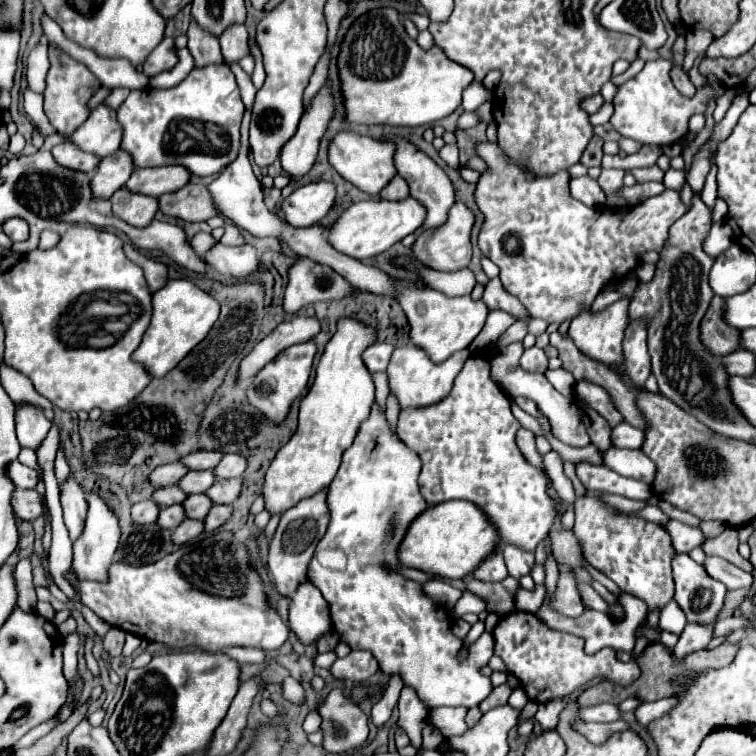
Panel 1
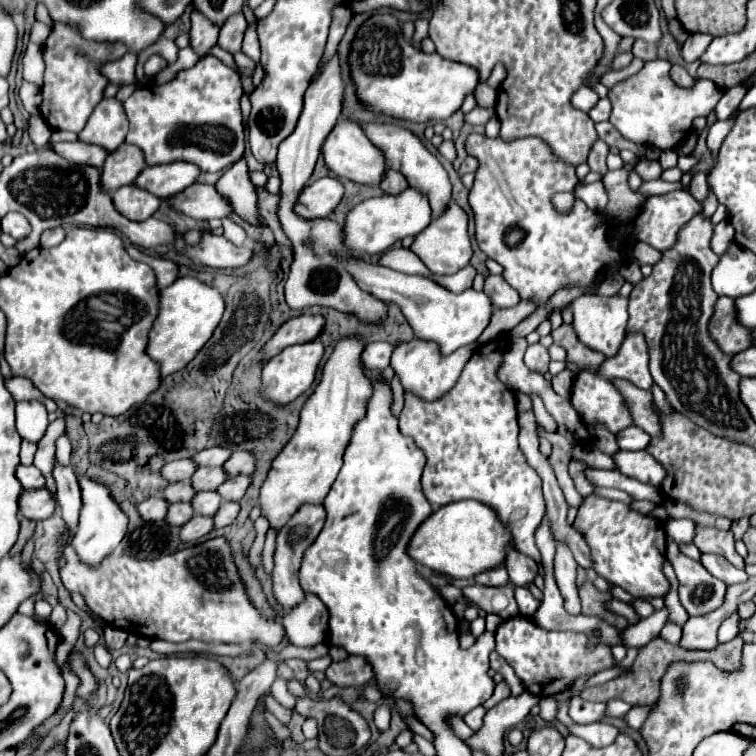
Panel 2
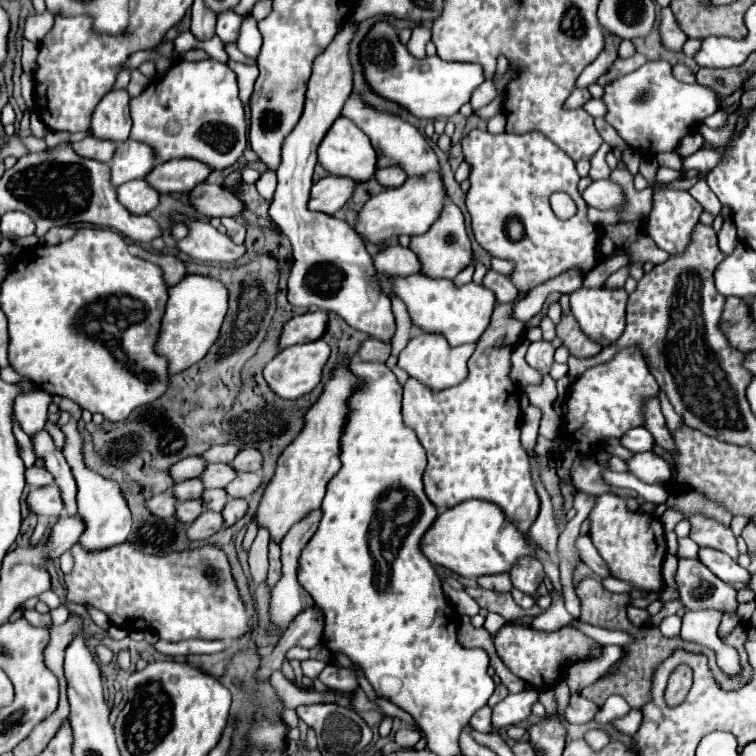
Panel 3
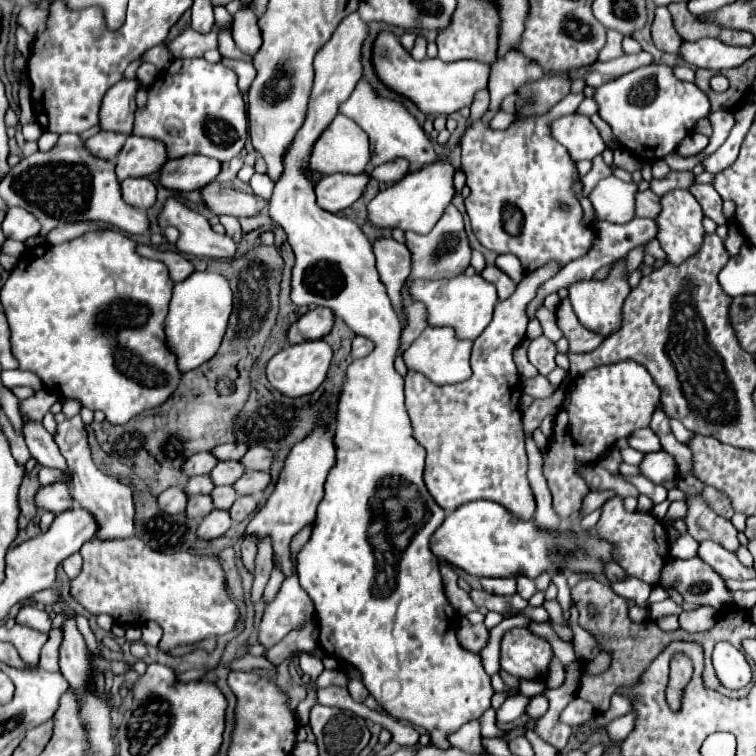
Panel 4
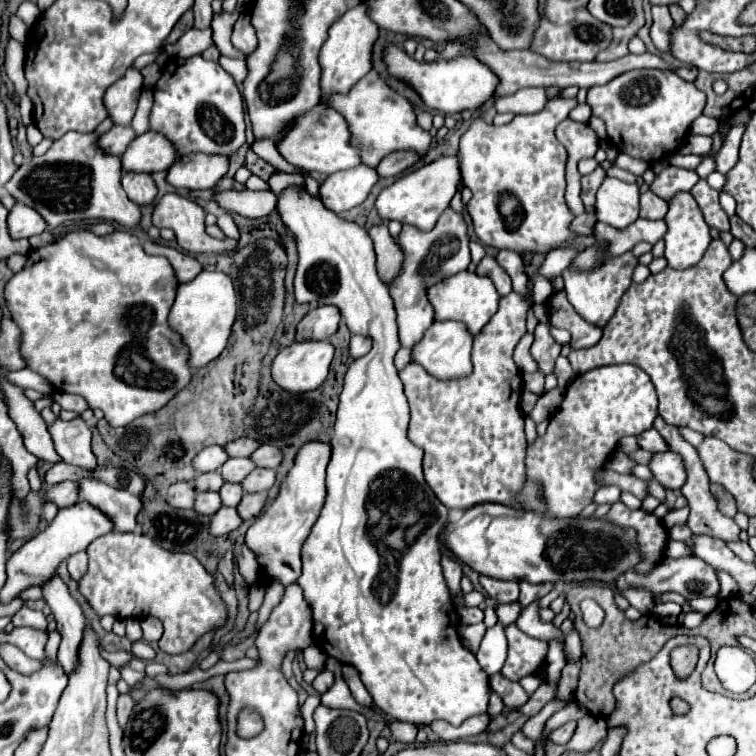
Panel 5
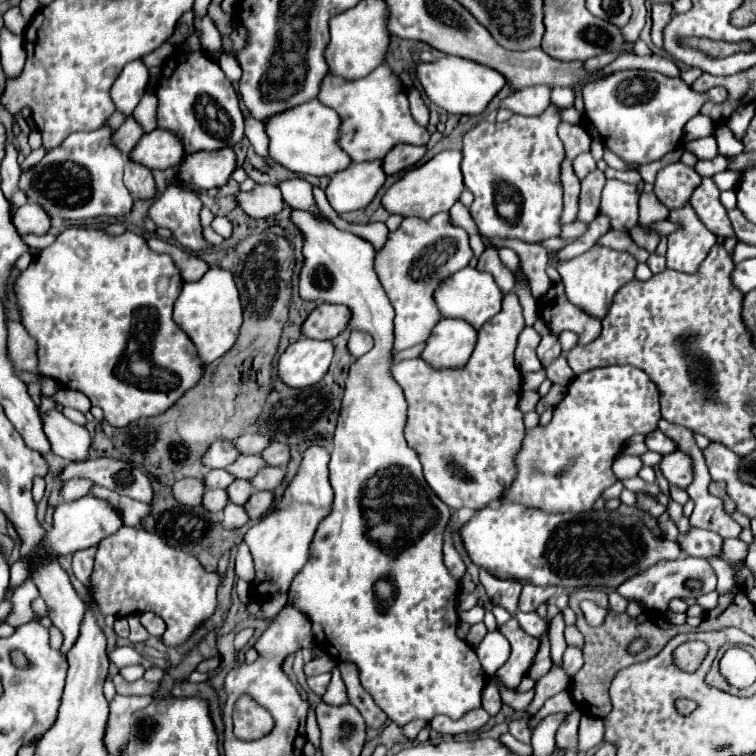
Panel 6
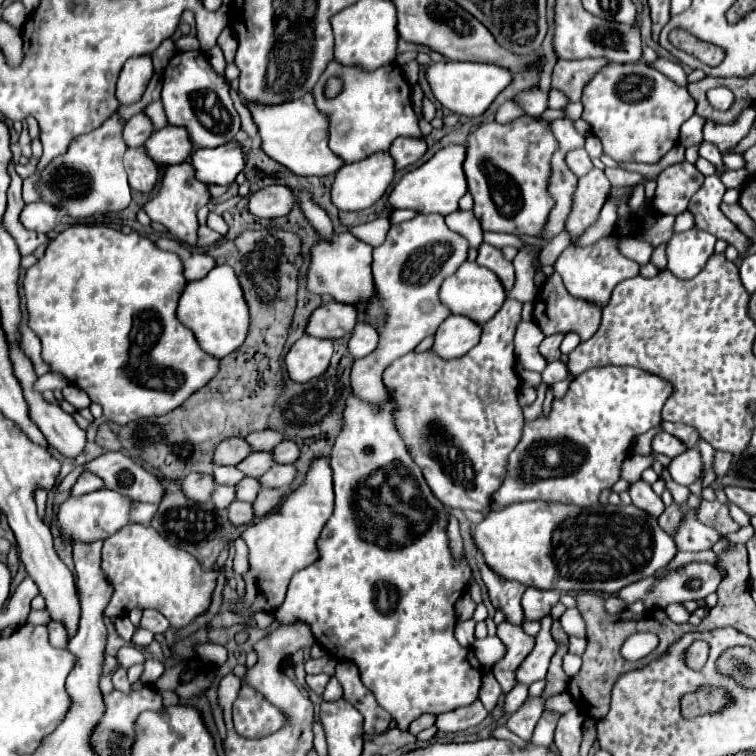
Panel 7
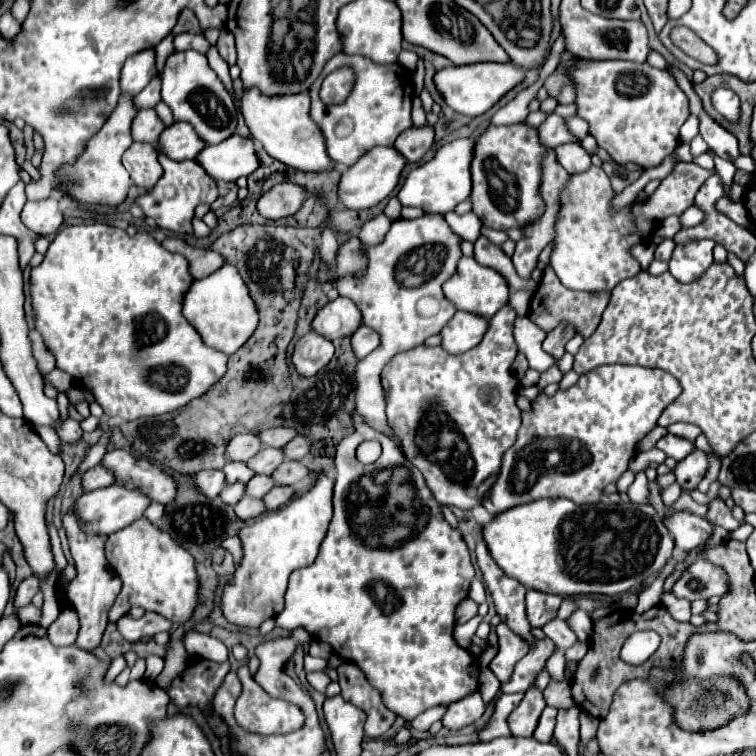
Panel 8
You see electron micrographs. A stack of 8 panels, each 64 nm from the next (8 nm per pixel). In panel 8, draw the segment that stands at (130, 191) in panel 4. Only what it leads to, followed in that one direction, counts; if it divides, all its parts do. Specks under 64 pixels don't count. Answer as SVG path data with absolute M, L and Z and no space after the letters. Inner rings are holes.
M134 142L124 152L122 164L130 172L136 186L148 190L162 176L162 168L160 168L160 162L156 156L158 156L156 148L146 142Z

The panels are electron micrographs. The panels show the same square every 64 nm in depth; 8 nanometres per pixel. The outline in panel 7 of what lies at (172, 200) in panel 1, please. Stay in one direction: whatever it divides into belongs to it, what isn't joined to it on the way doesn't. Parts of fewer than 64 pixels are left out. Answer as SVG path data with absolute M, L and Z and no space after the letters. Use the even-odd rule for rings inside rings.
M266 186L250 196L250 212L258 218L286 216L294 206L296 198L288 186Z

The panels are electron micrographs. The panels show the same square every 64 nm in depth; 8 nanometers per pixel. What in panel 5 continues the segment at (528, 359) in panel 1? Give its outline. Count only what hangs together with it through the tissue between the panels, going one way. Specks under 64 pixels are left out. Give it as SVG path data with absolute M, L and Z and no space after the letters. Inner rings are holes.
M540 322L536 326L534 336L536 336L536 340L532 344L532 356L538 362L538 368L544 374L550 374L552 368L554 368L554 360L558 358L562 346L552 338L552 334L550 334L550 330L548 330L548 326L544 322Z

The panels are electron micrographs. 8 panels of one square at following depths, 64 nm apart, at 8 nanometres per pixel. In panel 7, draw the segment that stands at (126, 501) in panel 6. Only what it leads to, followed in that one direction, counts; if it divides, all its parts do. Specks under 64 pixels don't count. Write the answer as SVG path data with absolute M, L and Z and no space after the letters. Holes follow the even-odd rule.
M136 502L136 508L132 508L132 522L140 522L144 526L150 524L150 520L154 518L158 506L156 504L142 504L142 502Z

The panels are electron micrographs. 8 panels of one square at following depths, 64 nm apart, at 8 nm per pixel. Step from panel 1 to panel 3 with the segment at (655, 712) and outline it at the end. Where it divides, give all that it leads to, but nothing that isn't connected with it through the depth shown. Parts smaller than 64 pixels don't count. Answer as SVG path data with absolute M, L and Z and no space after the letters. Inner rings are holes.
M630 710L624 718L618 718L614 722L614 728L622 734L636 734L636 730L640 728L640 720L642 720L642 712L640 710Z

